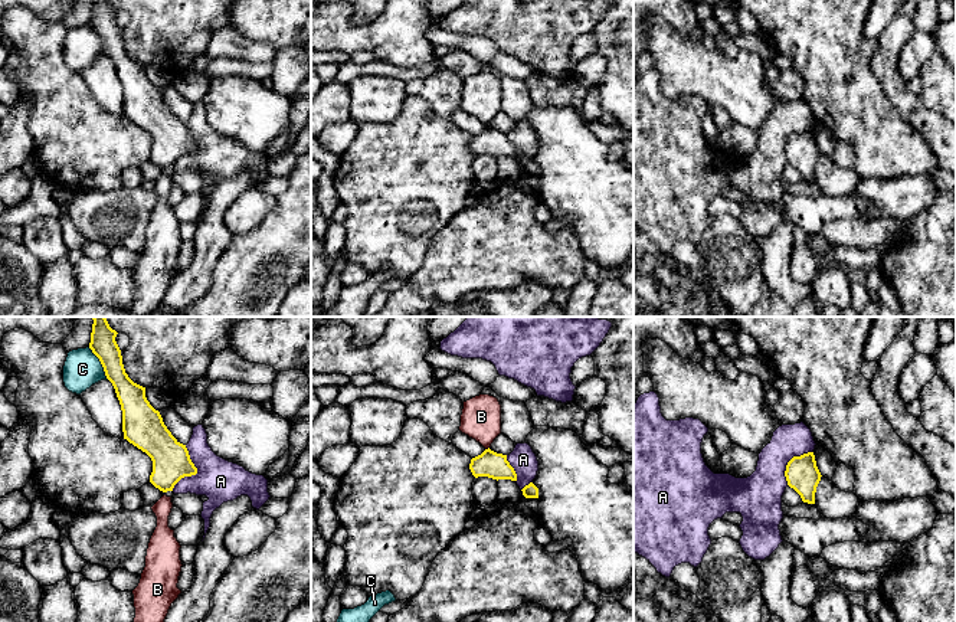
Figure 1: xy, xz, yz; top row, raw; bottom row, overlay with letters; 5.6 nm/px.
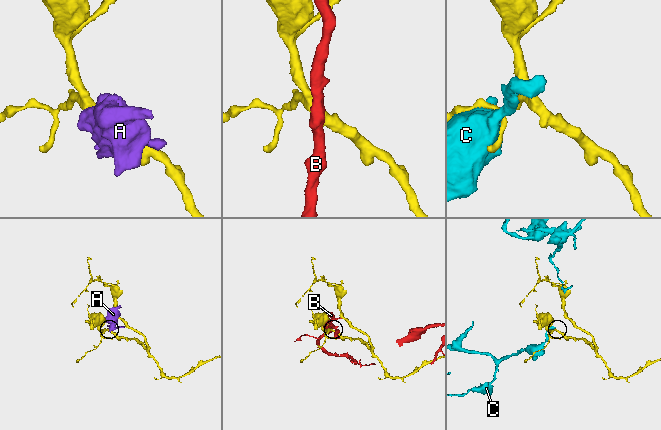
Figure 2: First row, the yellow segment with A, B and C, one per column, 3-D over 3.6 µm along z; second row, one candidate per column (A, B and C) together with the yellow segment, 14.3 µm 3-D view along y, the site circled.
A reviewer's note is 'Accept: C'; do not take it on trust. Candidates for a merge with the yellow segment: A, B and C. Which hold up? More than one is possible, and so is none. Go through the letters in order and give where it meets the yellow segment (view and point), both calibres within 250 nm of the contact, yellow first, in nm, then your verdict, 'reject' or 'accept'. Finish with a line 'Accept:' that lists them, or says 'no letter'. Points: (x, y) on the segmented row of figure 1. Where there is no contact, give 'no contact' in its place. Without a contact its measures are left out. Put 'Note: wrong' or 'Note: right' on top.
Note: wrong
A: meets yellow in xy at (196, 472); 200 nm thick on the yellow side, 240 nm on the other; reject
B: meets yellow in xz at (488, 448); 150 nm thick on the yellow side, 220 nm on the other; reject
C: meets yellow in xy at (101, 363); 150 nm thick on the yellow side, 200 nm on the other; reject
Accept: no letter

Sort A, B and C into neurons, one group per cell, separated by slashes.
A / B / C

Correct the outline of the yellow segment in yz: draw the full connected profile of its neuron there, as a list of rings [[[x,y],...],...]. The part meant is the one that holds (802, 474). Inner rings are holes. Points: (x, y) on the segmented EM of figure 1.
[[[813,452],[793,456],[786,465],[785,477],[788,485],[801,495],[803,502],[815,504],[816,487],[822,475]]]

